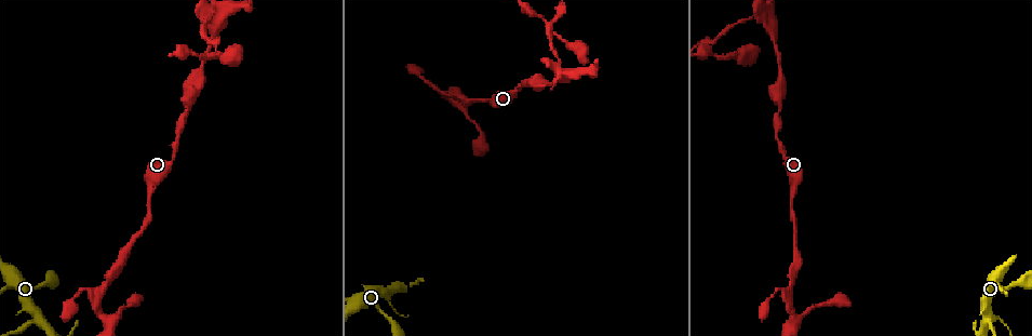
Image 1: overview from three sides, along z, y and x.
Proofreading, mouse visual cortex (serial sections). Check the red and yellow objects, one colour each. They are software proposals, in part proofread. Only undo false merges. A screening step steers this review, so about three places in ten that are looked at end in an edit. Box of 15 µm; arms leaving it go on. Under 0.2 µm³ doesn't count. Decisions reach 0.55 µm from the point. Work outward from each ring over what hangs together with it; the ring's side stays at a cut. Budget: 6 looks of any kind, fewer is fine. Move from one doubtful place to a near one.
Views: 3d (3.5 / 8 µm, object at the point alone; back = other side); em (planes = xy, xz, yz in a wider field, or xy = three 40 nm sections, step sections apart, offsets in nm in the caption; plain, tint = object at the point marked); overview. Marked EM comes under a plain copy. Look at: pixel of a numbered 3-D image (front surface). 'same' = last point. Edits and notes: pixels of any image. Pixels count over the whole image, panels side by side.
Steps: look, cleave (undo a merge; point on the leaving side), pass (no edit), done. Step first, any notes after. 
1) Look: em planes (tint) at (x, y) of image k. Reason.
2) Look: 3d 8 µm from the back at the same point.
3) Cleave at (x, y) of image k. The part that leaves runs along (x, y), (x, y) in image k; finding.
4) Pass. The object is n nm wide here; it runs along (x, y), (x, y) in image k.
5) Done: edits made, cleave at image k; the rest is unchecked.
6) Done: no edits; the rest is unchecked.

Look: 3d 3.5 µm at (39, 319) of image 1. Abrupt turn.

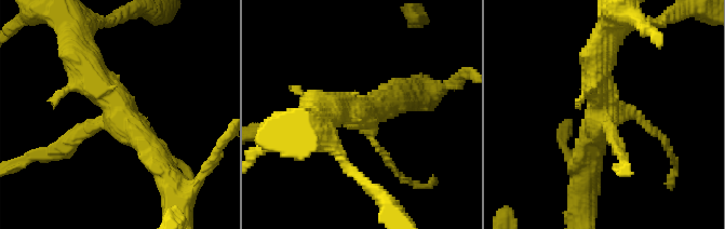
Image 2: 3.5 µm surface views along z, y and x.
Look: em xy step 3 (tint) at (359, 110) of image 2. 4 arms meet here; the arms are 100, 200, 350, 400 nm wide.

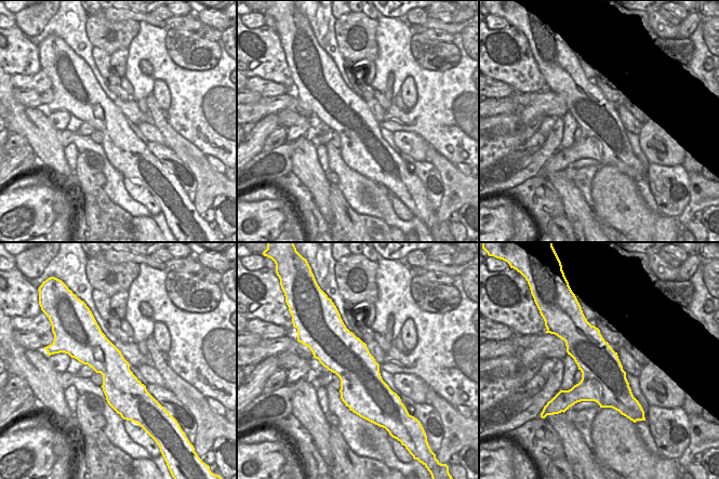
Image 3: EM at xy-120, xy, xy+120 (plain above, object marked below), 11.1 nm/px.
Pass. Continuous, no second cell.

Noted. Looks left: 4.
Look: 3d 3.5 µm at (788, 299) of image 1. Sharp bend.

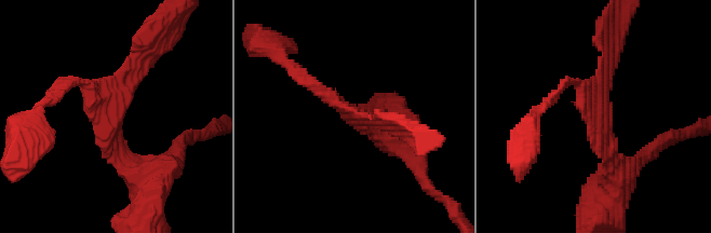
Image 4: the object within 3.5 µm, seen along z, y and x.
Look: em xy step 1 (tint) at (120, 103) of image 4. Shape alone is not enough.

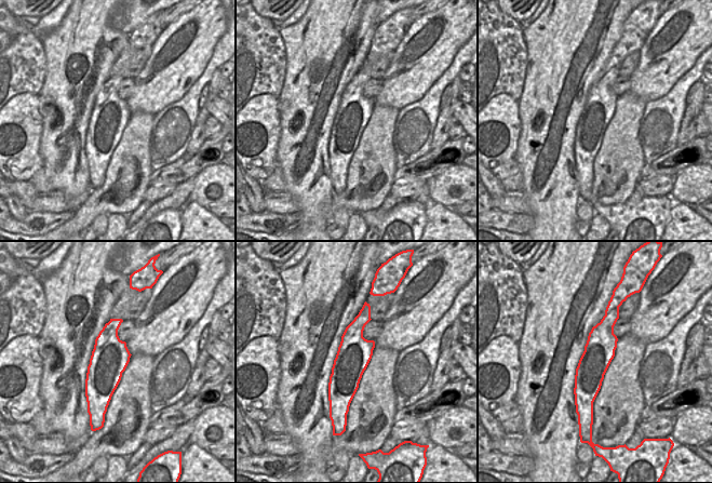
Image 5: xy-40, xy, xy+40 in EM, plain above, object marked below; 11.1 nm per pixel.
Pass. It runs along (363, 316), (353, 332), (346, 407) in image 5; all the same cell.

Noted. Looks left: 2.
Look: 3d 8 µm at (220, 20) of image 1. Abrupt turn.

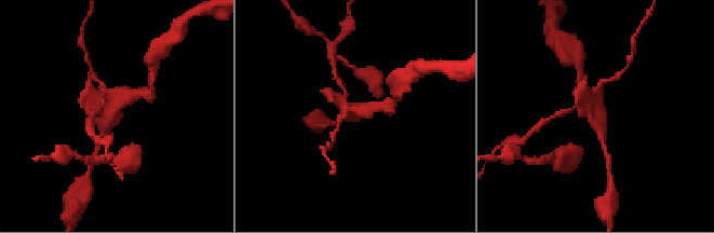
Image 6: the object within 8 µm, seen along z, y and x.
Look: 3d 3.5 µm at (110, 111) of image 6.

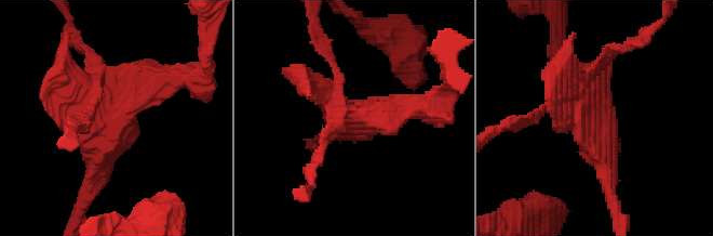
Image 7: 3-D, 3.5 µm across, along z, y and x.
Pass. It runs along (91, 179), (124, 92), (161, 81) in image 7; continuous, no second cell.

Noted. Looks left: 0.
Done: no edits; the rest is unchecked.

